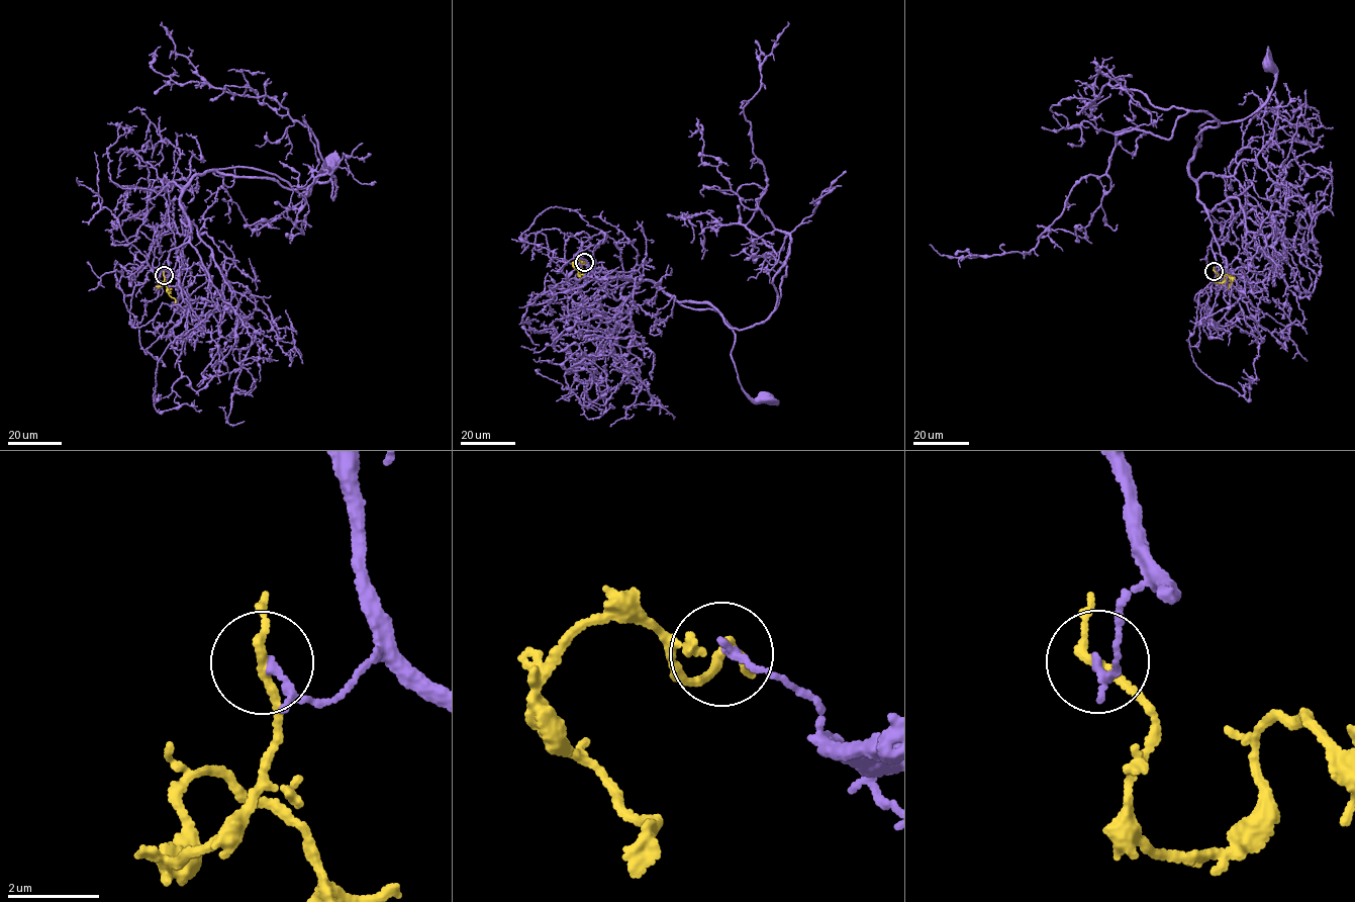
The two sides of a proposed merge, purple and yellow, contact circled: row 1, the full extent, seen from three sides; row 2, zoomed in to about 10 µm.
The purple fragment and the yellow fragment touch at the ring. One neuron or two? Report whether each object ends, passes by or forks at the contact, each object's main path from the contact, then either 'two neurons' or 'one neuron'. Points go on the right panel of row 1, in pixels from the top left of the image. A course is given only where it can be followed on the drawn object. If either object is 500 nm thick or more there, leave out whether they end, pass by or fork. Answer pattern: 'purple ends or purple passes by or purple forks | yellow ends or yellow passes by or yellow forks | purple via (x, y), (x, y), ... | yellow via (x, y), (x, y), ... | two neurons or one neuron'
purple passes by | yellow passes by | purple via (1214, 270), (1211, 219), (1188, 166), (1200, 141), (1199, 125), (1238, 121), (1266, 101), (1275, 80), (1268, 63) | yellow via (1214, 270), (1218, 282), (1222, 282), (1226, 274), (1232, 279), (1228, 288) | two neurons

